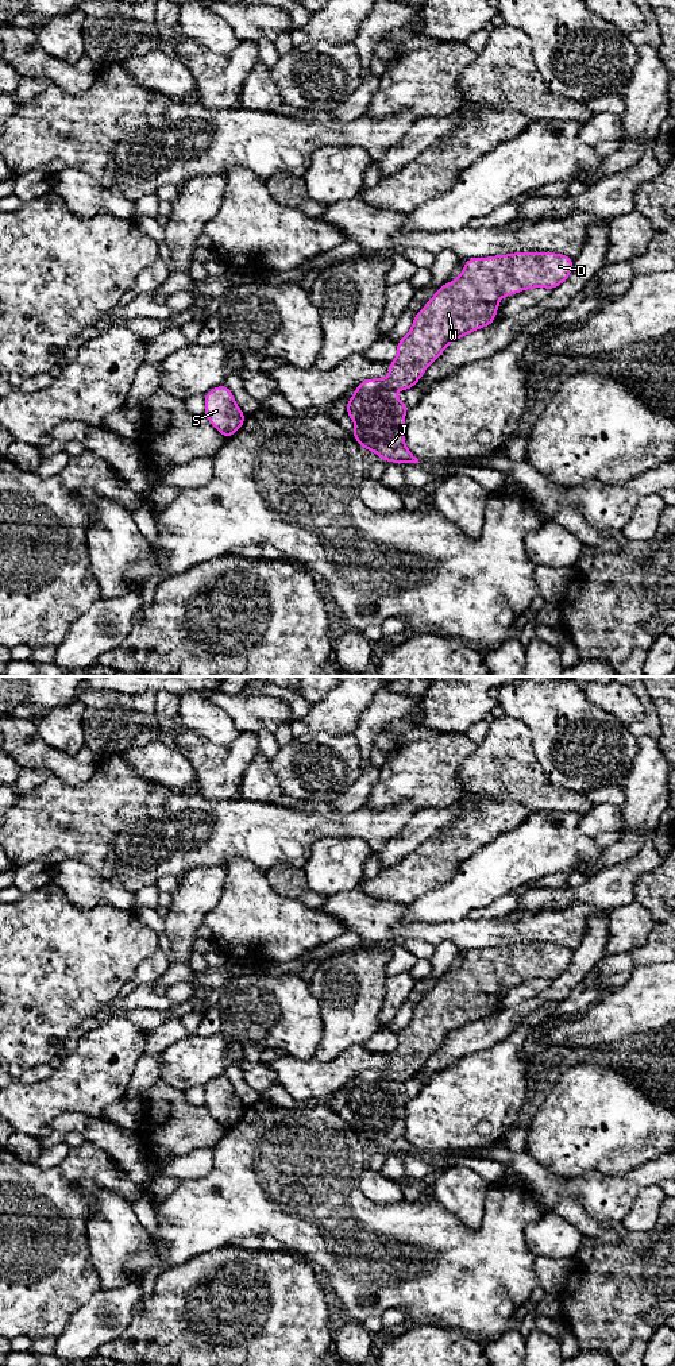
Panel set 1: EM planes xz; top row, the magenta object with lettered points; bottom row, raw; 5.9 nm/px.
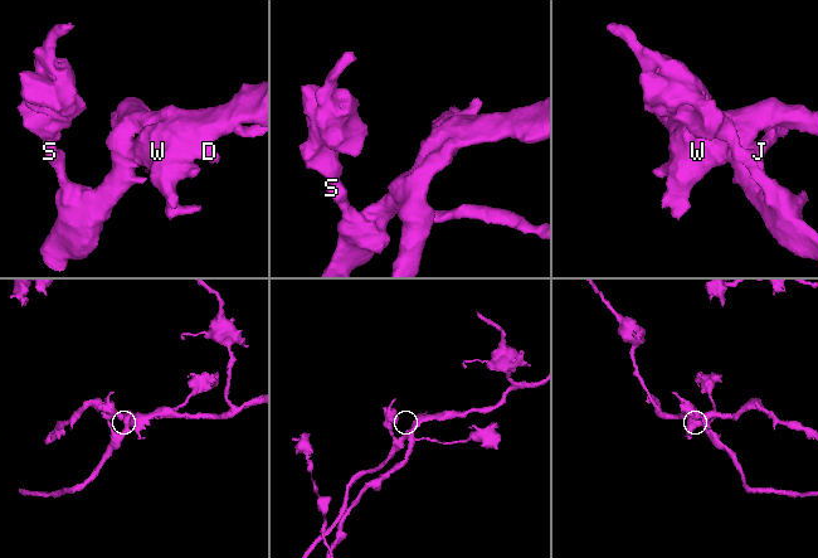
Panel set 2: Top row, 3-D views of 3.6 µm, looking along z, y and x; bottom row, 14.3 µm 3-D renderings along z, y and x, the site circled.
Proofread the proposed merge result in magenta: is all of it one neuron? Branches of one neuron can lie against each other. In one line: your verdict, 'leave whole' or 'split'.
split

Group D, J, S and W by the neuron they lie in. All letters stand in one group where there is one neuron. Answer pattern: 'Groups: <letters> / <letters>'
Groups: D W / J S

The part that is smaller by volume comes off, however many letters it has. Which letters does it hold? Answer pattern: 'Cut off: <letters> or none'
Cut off: J, S

